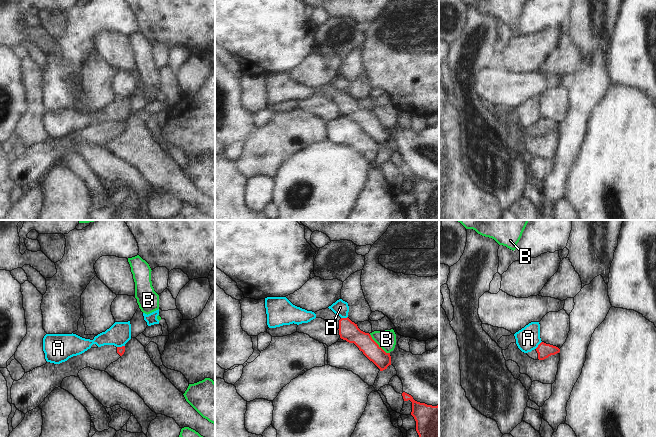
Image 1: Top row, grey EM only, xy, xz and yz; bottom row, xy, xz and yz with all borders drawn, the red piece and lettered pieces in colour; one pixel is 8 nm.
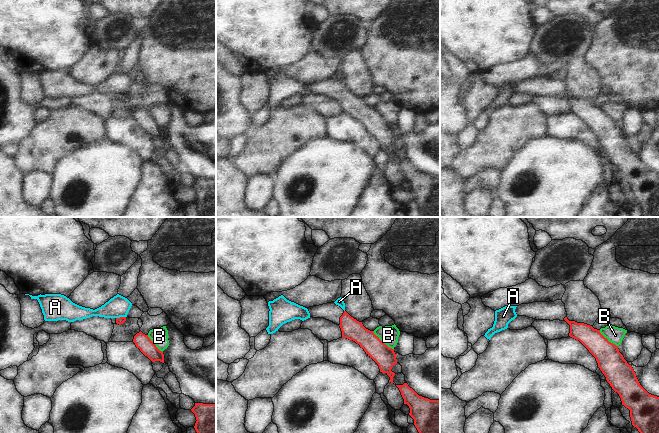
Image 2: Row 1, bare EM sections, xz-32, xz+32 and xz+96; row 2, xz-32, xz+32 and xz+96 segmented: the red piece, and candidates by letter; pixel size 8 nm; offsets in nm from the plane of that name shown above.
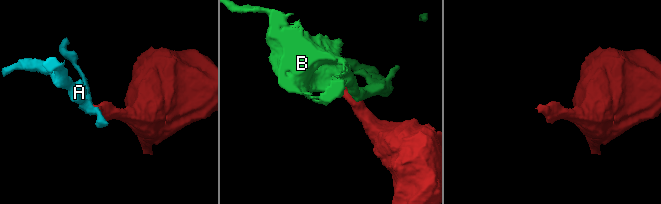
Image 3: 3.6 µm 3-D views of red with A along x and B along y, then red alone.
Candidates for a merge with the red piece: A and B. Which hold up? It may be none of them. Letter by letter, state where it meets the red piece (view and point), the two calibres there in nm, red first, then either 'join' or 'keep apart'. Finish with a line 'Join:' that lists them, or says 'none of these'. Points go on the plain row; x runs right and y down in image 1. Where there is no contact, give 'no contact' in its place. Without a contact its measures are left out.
A: meets red in xy at (120, 123); 60 nm thick on the red side, 180 nm on the other; keep apart
B: meets red in xz at (378, 121); 150 nm thick on the red side, 150 nm on the other; keep apart
Join: none of these

